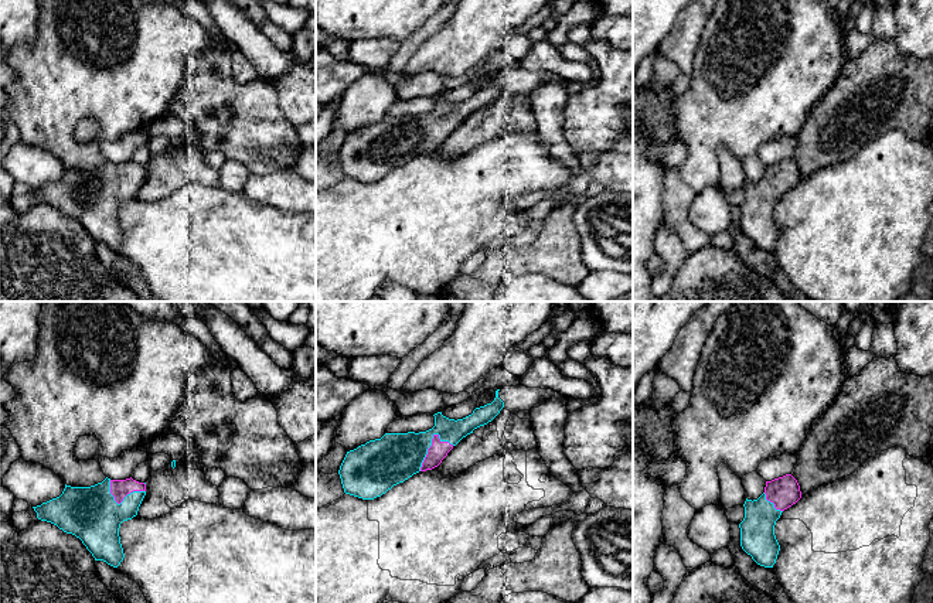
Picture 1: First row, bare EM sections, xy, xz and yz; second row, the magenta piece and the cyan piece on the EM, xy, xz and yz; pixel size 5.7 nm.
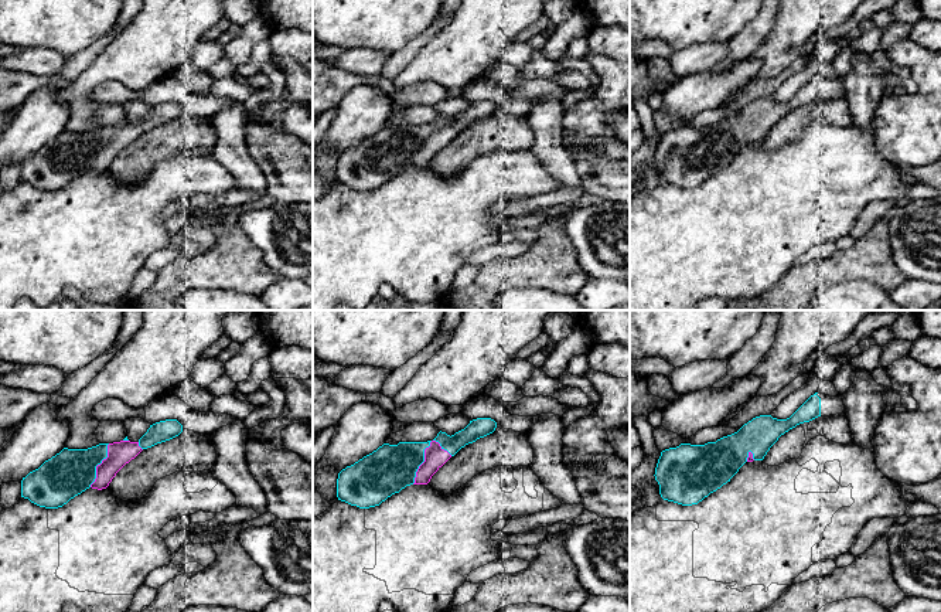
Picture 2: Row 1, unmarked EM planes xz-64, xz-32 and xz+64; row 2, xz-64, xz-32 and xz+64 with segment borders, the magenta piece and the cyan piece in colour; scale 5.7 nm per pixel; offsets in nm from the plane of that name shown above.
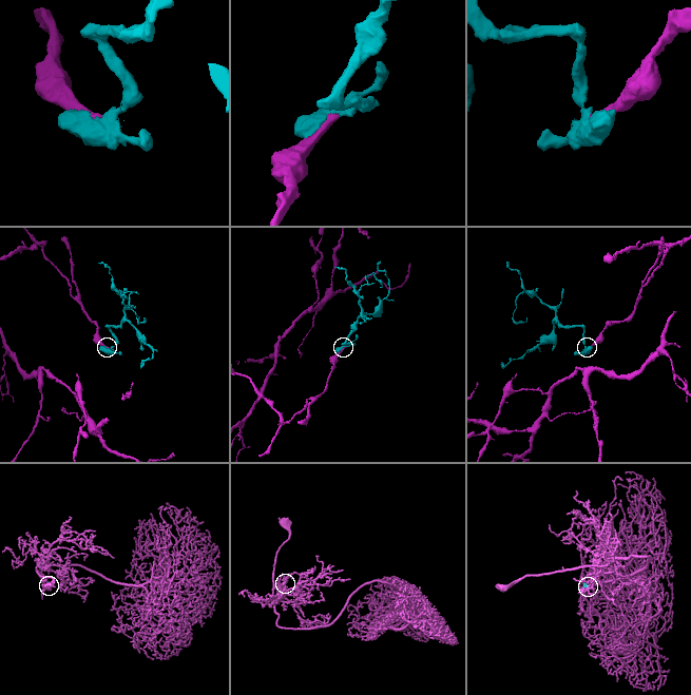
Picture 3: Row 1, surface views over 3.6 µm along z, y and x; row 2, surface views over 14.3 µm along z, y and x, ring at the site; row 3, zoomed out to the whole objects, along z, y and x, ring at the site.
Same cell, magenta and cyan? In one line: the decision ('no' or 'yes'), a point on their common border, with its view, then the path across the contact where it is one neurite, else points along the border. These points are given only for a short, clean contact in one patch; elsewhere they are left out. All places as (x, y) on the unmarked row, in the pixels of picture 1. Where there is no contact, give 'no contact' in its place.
yes; meets magenta in xz at (432, 126)

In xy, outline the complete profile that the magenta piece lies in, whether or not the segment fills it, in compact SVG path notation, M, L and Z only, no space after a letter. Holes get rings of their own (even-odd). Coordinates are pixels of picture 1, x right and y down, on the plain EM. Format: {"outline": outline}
{"outline": "M106 160L102 166L91 170L65 167L59 180L33 191L38 202L51 205L64 215L79 221L95 243L103 243L118 251L125 241L119 219L120 207L137 198L144 178L146 166L139 166L132 160L126 163L110 163Z"}

